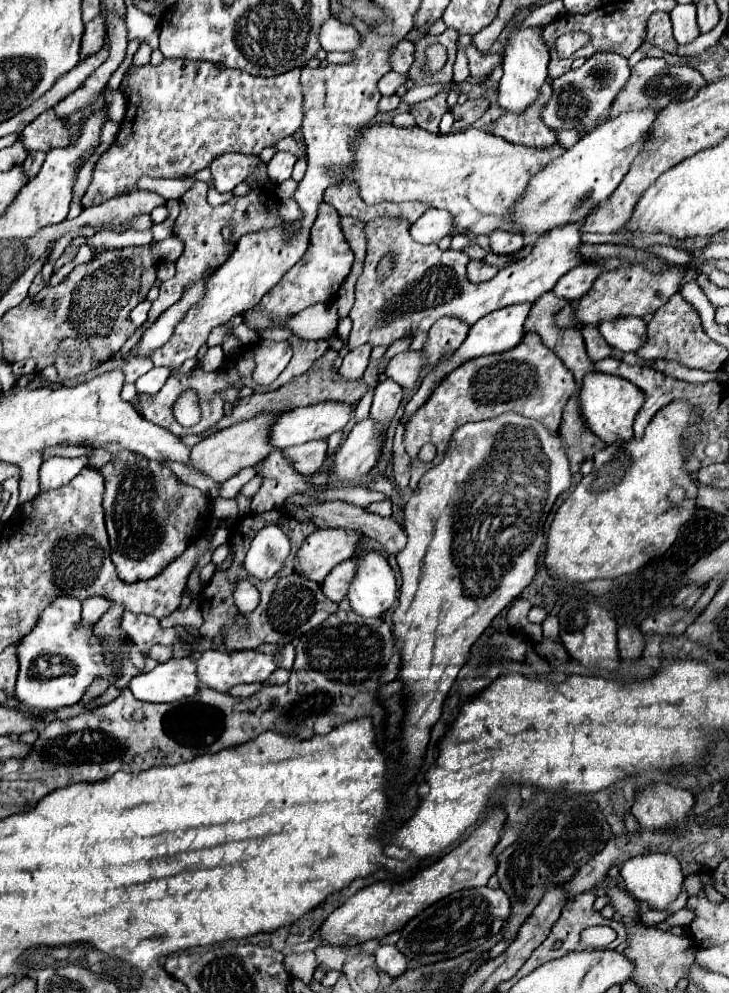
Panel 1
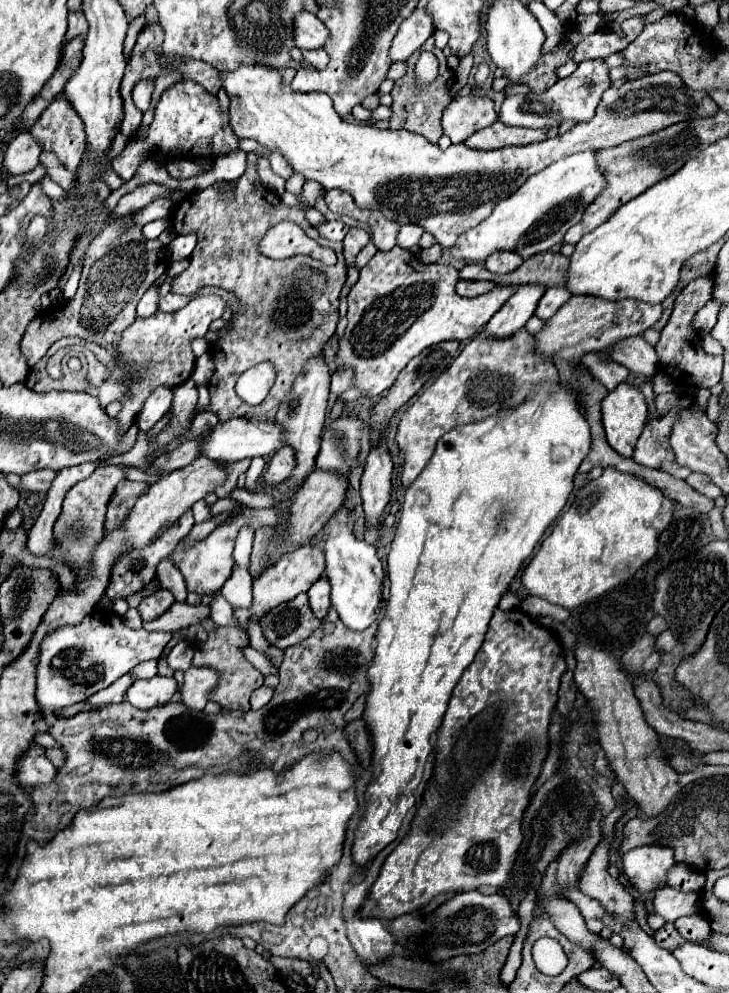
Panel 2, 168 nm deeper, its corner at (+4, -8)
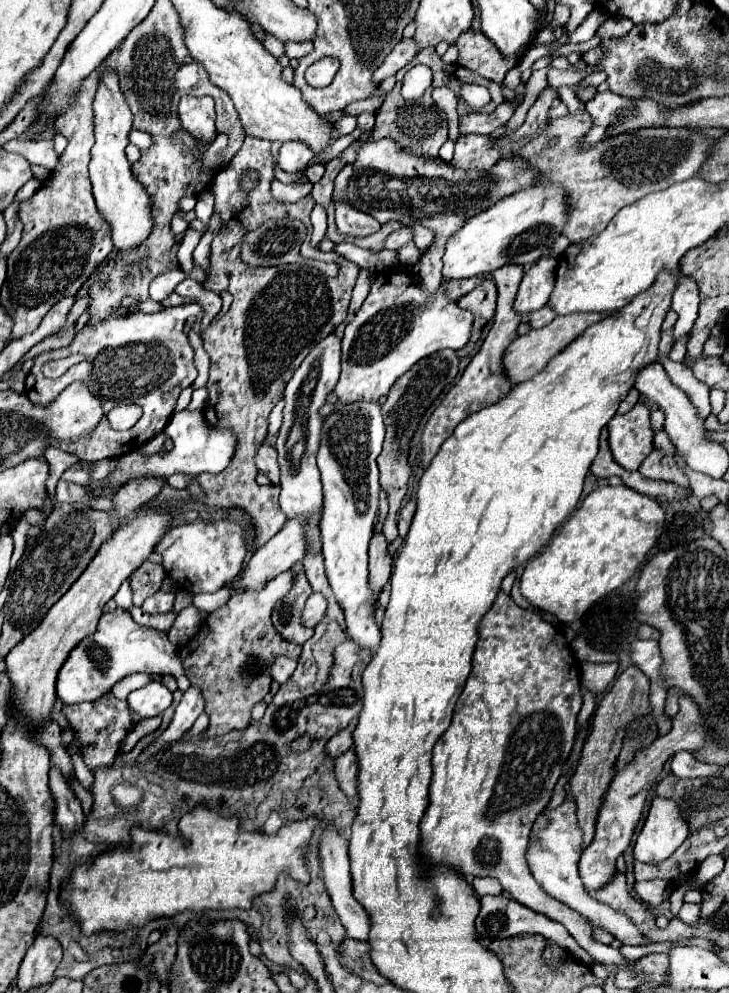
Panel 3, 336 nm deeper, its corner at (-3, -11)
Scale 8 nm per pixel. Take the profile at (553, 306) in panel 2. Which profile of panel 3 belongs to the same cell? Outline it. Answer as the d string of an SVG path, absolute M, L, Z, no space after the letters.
M543 306L541 310L535 310L535 312L529 314L529 326L531 326L531 328L543 328L543 326L547 326L553 318L555 318L553 310L547 308L547 306Z

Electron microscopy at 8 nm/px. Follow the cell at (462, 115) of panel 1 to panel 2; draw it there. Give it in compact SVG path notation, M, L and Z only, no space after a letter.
M456 97L442 115L444 133L452 143L466 141L474 131L492 125L498 119L494 103L488 97Z

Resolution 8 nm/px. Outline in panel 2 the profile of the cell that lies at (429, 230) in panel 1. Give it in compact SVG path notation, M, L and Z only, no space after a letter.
M408 223L408 225L404 225L404 227L400 229L400 233L398 233L398 245L404 247L404 249L410 249L410 247L418 245L422 233L424 233L424 229L422 229L420 225Z

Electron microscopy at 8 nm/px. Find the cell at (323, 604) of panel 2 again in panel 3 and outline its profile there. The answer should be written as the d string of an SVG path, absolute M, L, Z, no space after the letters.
M313 592L313 594L307 598L305 608L303 608L303 614L301 614L301 622L303 622L303 626L307 626L307 628L315 628L317 622L323 618L325 608L327 608L327 602L325 602L323 594Z

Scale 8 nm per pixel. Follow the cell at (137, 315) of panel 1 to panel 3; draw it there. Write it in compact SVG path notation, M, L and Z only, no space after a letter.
M179 268L167 270L167 272L159 274L159 276L151 282L151 286L149 286L149 296L151 296L151 300L161 302L163 298L167 298L183 278L185 278L185 274L183 274Z

